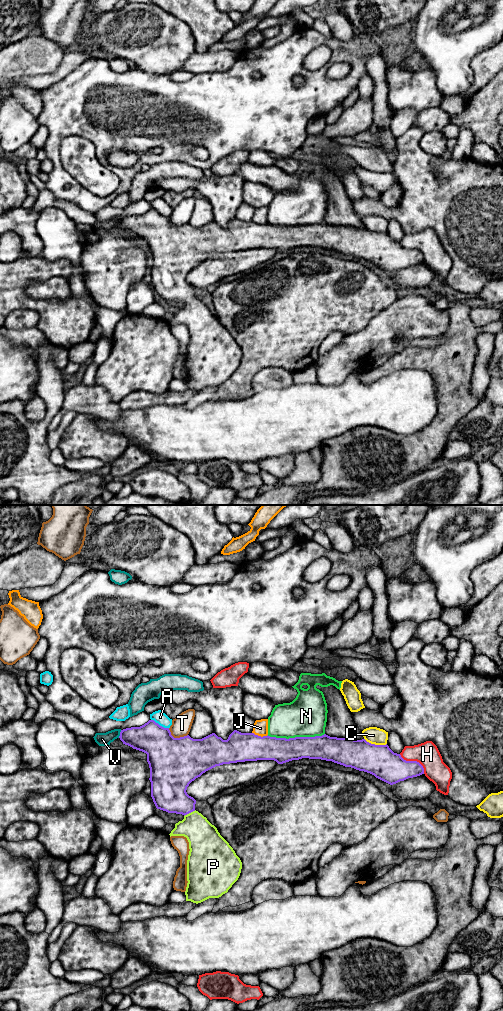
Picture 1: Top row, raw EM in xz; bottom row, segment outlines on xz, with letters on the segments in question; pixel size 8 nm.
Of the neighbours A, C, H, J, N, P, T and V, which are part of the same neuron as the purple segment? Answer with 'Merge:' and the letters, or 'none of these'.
Merge: P

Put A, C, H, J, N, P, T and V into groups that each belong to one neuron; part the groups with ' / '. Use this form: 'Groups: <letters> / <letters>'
Groups: A / C / H / J / N / P / T / V

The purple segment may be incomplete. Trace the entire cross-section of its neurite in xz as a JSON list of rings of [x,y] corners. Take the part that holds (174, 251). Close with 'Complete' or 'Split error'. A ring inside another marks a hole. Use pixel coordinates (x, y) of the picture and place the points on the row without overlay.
[[[149,208],[140,215],[121,218],[123,232],[147,242],[150,256],[151,285],[157,297],[168,301],[182,302],[184,307],[175,312],[169,322],[184,324],[189,330],[187,348],[186,389],[201,391],[209,386],[219,386],[227,381],[238,368],[242,350],[229,331],[220,323],[217,316],[206,305],[195,298],[196,288],[186,280],[189,272],[206,259],[223,252],[274,248],[283,252],[302,246],[321,247],[351,255],[374,263],[390,272],[396,272],[408,266],[424,262],[423,254],[417,249],[406,249],[400,242],[394,241],[389,234],[375,233],[365,227],[330,225],[326,222],[315,225],[276,226],[258,224],[254,221],[241,221],[234,218],[227,228],[215,221],[202,227],[193,227],[189,223],[174,226],[169,216],[164,216],[154,208]]]. Split error

